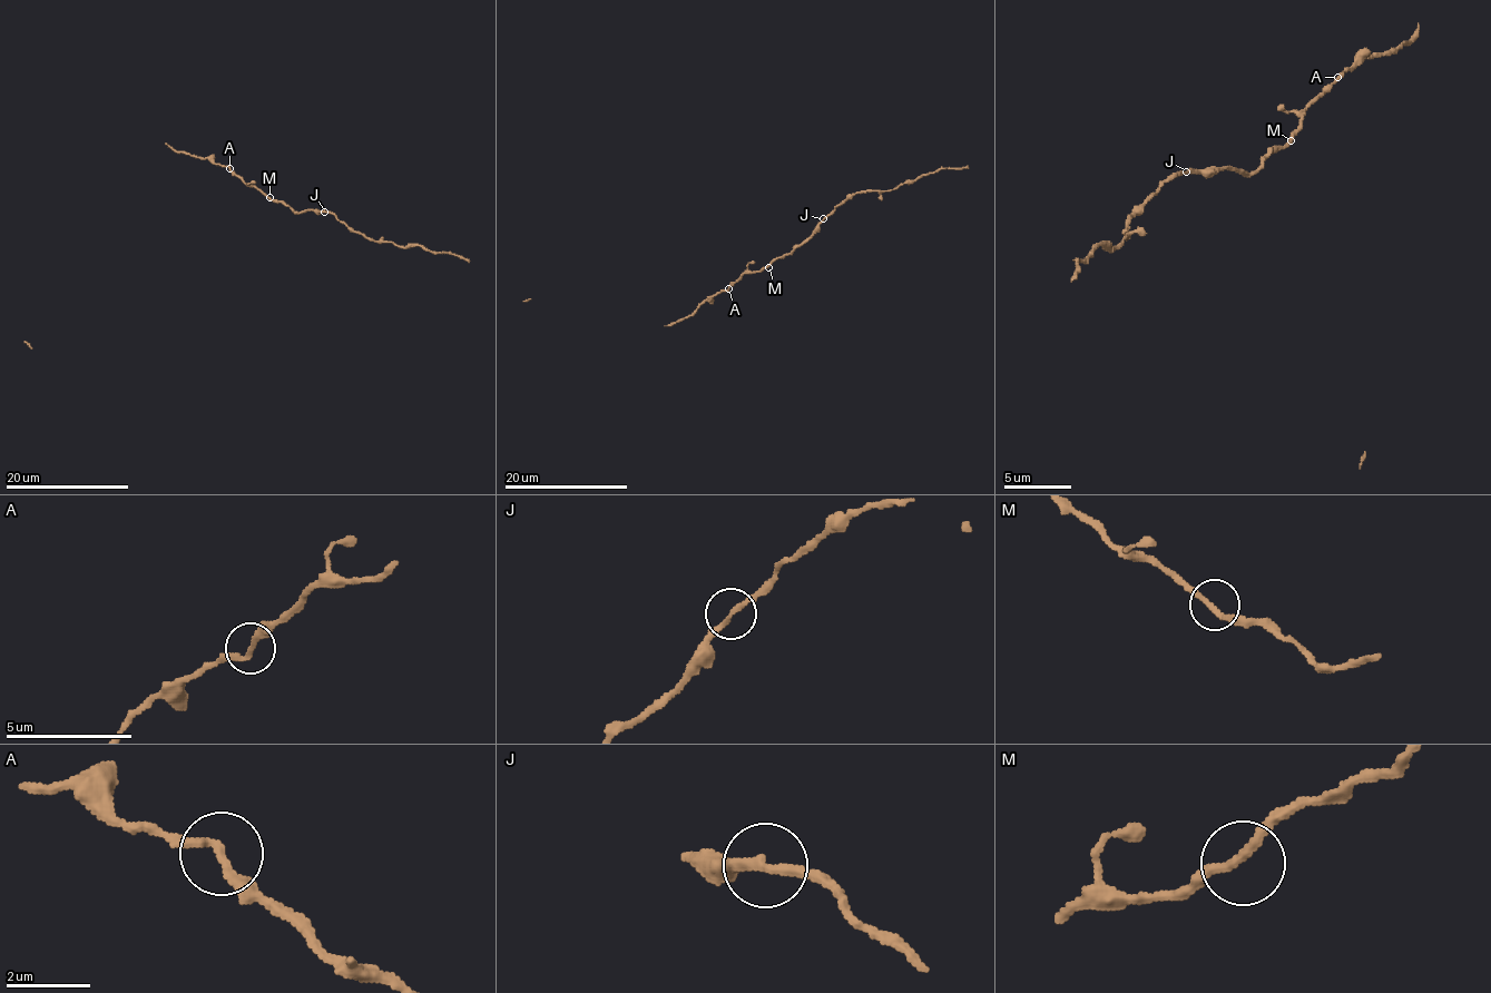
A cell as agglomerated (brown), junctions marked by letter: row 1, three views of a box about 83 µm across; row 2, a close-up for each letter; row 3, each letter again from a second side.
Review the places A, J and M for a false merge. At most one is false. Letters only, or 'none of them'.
none of them

